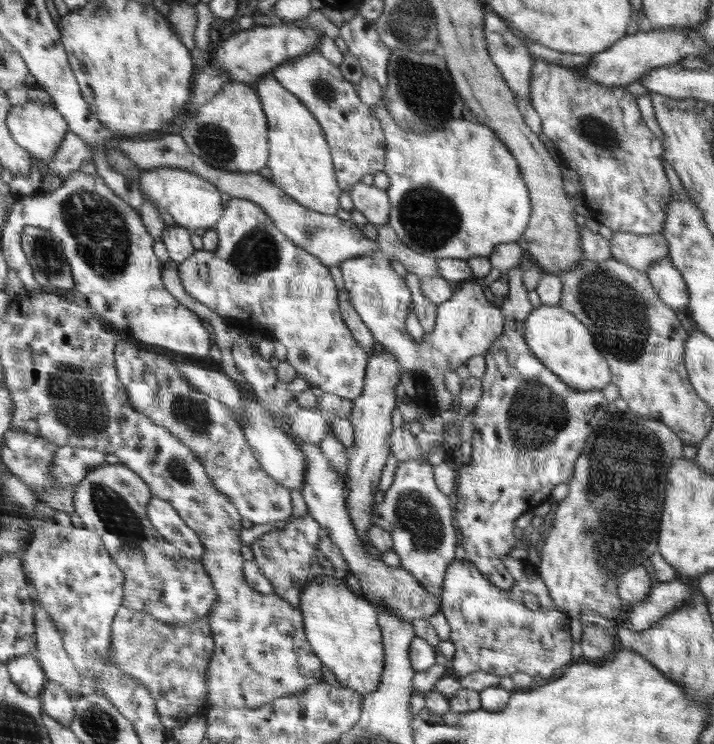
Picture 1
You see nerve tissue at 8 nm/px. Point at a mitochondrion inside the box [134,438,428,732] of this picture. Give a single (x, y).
(179, 469)

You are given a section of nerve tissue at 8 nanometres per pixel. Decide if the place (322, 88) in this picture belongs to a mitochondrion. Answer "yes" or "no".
yes

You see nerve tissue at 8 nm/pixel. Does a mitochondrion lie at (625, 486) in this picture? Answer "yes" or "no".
yes

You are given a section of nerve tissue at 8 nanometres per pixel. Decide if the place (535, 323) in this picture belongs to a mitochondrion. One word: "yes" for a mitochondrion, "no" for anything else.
no

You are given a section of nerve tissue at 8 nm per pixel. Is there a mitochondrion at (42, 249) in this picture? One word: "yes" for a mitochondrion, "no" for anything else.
yes

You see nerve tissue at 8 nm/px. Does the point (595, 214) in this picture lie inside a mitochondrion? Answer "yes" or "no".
no

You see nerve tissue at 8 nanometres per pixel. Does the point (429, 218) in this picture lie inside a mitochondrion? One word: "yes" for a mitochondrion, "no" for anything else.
yes

